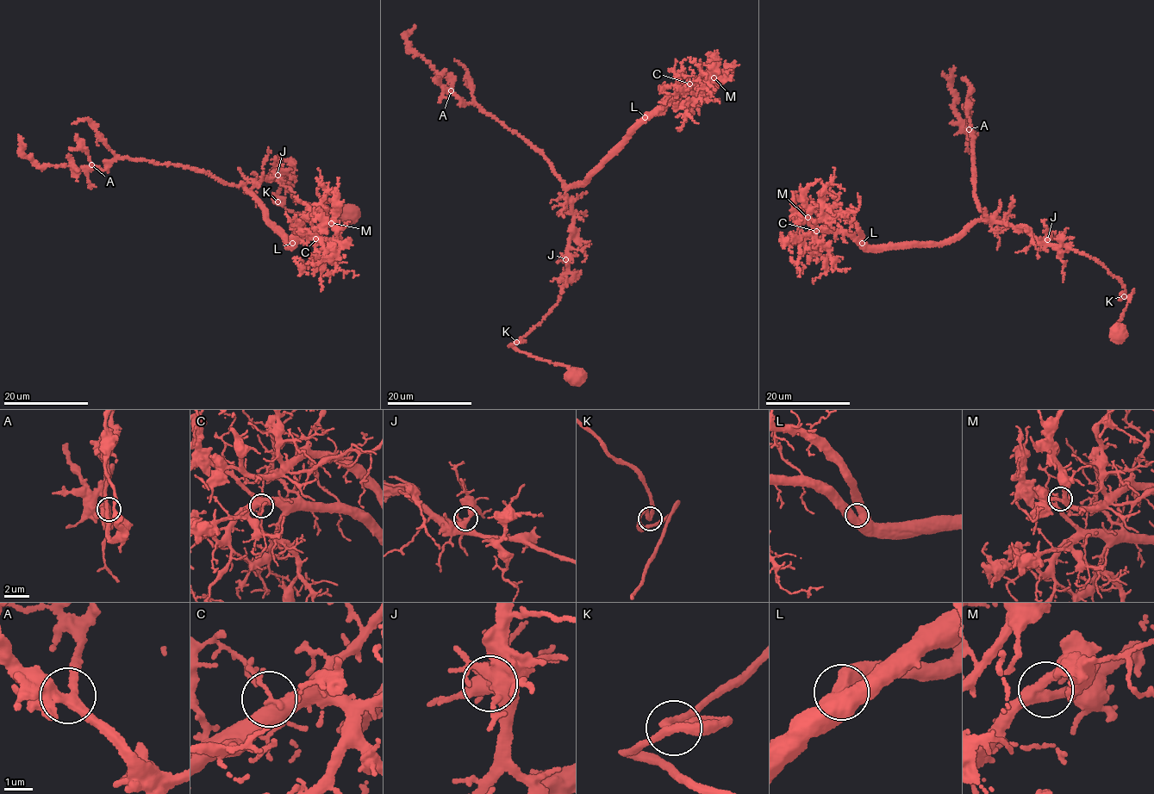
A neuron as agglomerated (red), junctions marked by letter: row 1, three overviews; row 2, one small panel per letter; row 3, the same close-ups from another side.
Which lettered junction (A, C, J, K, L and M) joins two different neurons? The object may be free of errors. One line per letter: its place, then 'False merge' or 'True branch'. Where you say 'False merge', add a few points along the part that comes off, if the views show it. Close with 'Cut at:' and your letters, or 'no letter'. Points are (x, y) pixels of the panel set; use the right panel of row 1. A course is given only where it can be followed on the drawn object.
A: Place: (969, 129). True branch
C: Place: (816, 231). True branch
J: Place: (1047, 239). True branch
K: Place: (1124, 296). True branch
L: Place: (862, 243). True branch
M: Place: (807, 217). True branch
Cut at: no letter

